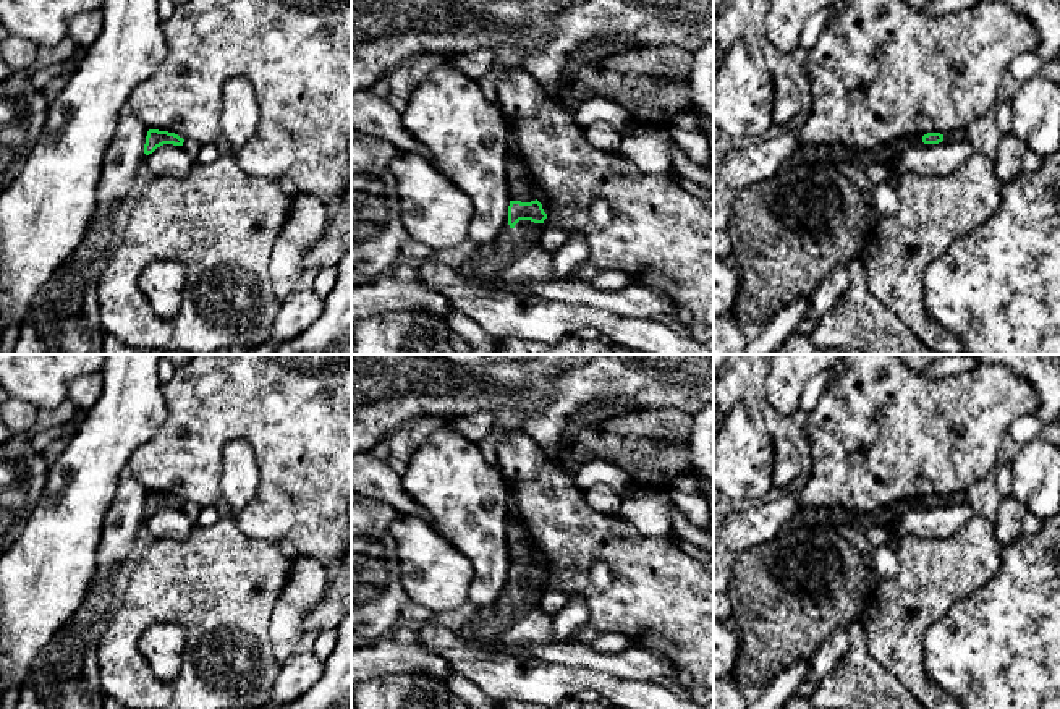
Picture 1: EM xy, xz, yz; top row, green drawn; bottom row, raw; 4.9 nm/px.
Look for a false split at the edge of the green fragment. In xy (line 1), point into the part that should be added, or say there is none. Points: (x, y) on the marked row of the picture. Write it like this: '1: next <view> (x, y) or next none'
1: next none

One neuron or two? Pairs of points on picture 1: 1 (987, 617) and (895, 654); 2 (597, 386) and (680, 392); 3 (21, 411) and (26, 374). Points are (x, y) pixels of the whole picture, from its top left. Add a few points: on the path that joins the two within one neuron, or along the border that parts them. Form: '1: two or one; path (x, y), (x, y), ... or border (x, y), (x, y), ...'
1: two; border (947, 612), (924, 636), (924, 667), (932, 680)
2: one; path (619, 386), (659, 386)
3: two; border (16, 397), (39, 410)

